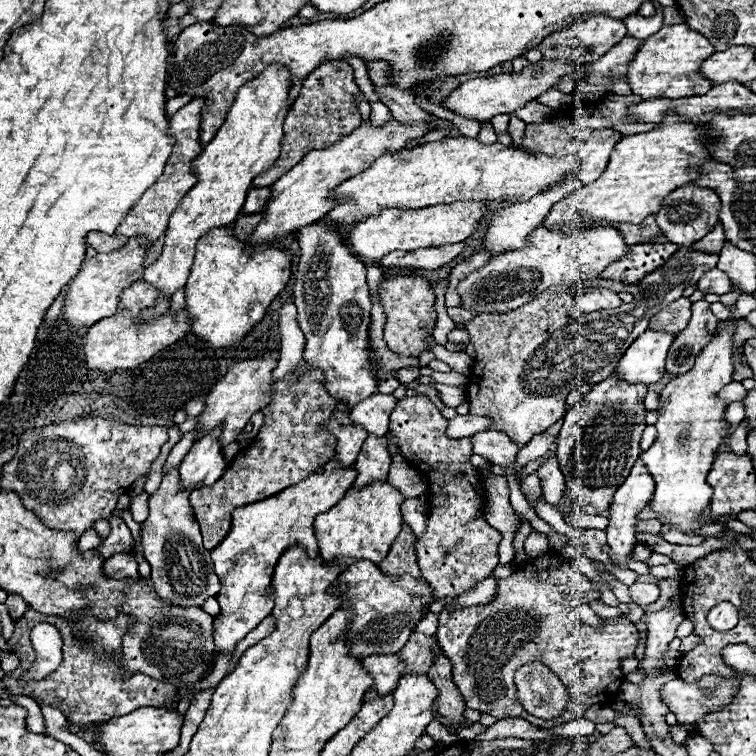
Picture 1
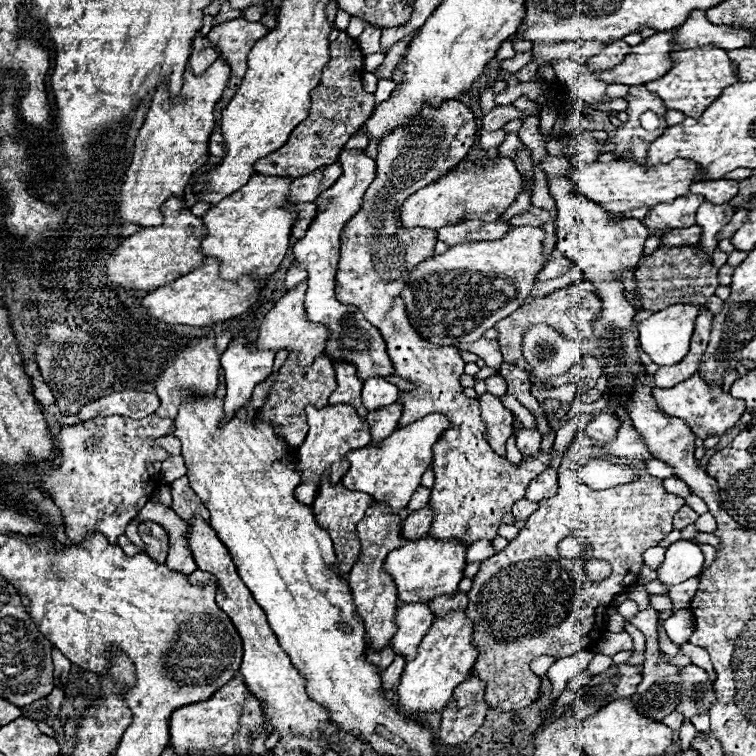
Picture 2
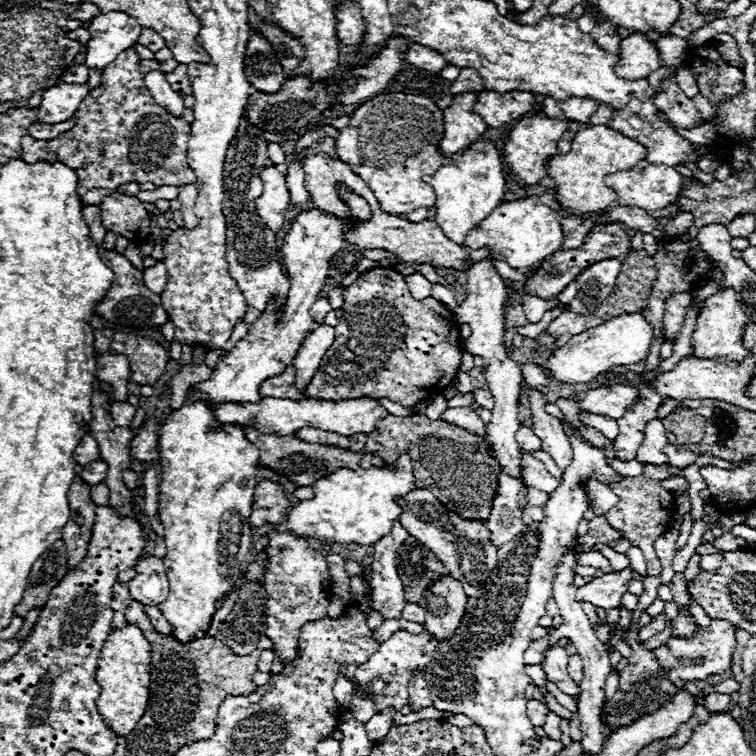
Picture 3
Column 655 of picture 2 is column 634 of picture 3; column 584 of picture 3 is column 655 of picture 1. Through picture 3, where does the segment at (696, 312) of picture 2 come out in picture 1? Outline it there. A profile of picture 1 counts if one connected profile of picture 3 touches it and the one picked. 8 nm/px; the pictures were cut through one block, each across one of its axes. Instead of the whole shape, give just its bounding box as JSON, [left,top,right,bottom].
[616,330,674,384]

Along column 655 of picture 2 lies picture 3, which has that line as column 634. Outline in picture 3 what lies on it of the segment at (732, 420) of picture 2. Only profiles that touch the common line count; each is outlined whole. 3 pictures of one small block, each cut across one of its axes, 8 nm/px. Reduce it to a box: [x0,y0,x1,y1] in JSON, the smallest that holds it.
[568,384,638,420]

